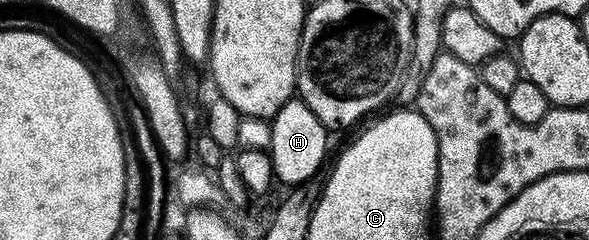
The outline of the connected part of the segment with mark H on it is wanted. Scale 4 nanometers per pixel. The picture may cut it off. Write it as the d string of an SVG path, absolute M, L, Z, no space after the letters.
M299 97L288 99L286 105L282 105L282 109L278 109L278 113L272 116L270 126L270 139L266 150L272 158L273 176L279 182L281 179L288 183L289 188L313 182L328 155L329 128L324 127L318 117L314 117L310 105L306 105Z

